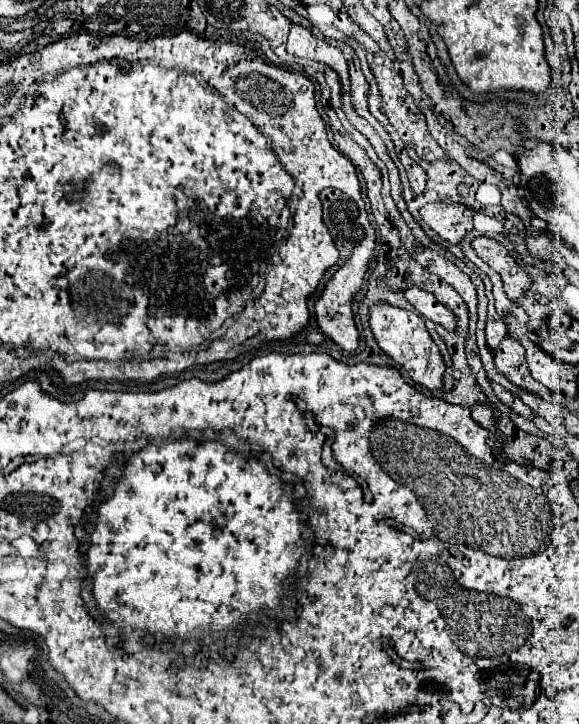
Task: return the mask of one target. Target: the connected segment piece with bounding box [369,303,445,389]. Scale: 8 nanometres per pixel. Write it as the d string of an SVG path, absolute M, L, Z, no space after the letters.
M375 303L369 307L369 327L375 335L377 345L395 361L399 363L409 377L415 383L425 385L427 389L437 389L443 383L443 371L445 371L445 363L441 359L441 353L437 349L437 345L433 343L433 339L429 337L423 317L419 317L417 313L405 311L401 307L393 307L389 303Z

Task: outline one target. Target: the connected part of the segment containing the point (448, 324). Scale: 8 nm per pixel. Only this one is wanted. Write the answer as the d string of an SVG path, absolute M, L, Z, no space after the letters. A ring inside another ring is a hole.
M413 287L413 289L407 289L407 291L405 291L405 297L409 299L409 303L411 303L423 317L427 317L427 319L431 319L431 321L443 325L443 327L449 329L449 331L455 329L455 315L453 315L449 309L445 309L431 293L425 293L423 289L415 289L415 287Z

